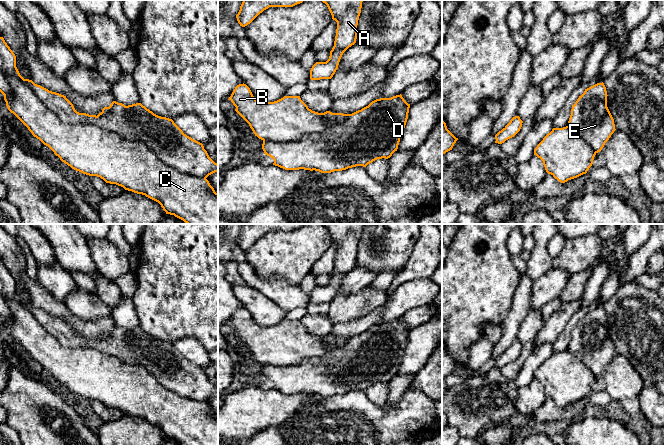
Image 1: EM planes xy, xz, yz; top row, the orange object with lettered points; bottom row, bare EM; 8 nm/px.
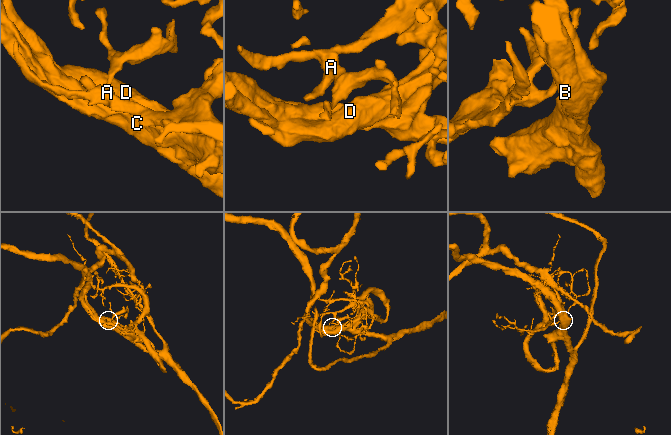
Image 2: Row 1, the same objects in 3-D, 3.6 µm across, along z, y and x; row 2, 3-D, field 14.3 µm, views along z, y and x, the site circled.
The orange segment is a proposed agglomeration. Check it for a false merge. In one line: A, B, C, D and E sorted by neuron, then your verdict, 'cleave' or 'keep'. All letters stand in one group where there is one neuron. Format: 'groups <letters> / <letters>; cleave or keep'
groups A D E / B C; cleave

